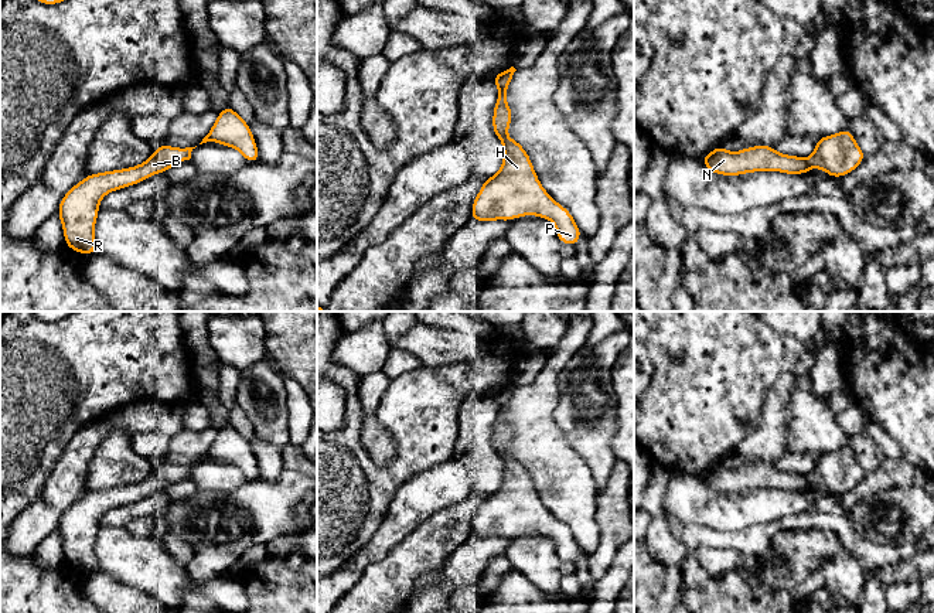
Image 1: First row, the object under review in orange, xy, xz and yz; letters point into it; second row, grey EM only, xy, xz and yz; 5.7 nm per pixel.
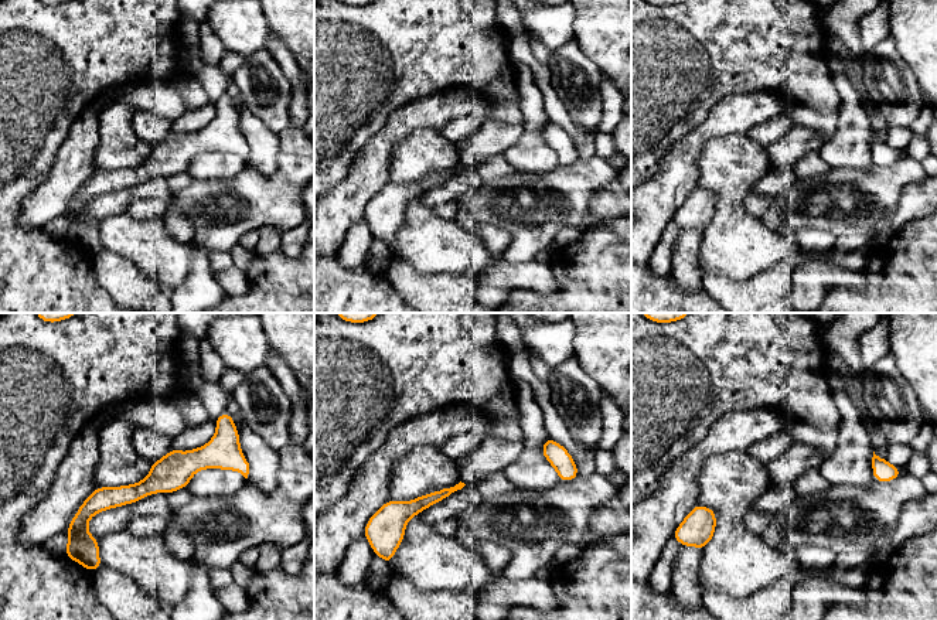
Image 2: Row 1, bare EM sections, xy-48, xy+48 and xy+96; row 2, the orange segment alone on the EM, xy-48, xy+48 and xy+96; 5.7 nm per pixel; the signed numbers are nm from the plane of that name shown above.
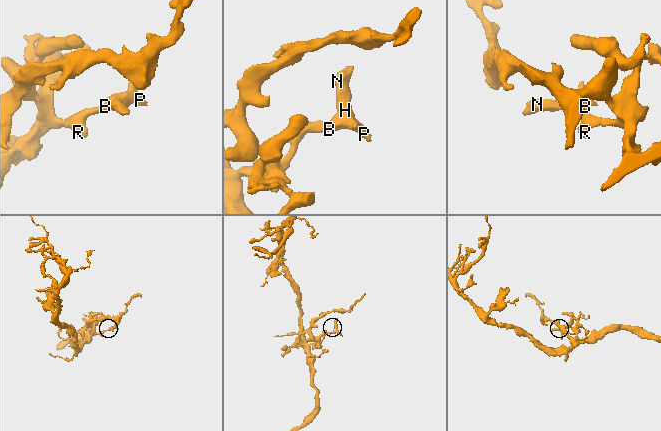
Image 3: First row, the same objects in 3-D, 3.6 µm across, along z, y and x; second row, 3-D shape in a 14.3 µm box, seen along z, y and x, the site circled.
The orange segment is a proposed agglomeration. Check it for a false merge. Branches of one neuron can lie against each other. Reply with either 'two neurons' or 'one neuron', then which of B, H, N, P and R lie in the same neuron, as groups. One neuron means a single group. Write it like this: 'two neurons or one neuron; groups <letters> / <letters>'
one neuron; groups B H N P R

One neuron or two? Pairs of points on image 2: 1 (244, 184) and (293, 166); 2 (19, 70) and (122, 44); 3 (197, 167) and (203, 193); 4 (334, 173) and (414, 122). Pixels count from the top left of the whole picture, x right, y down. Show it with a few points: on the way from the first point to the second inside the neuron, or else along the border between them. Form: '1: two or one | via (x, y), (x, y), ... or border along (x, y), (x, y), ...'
1: one | via (256, 184), (275, 184), (280, 179)
2: one | via (44, 65), (89, 44), (96, 44)
3: two | border along (232, 177), (194, 180)
4: two | border along (372, 135), (351, 164), (347, 176), (331, 187)

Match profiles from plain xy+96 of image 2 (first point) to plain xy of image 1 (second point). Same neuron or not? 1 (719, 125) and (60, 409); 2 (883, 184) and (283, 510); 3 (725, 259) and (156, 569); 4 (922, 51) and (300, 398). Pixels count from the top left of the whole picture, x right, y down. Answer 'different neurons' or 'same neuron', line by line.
1: different neurons
2: same neuron
3: same neuron
4: different neurons

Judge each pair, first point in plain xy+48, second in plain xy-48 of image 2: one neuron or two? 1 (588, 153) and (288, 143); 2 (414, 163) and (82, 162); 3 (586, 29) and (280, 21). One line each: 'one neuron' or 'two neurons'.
1: two neurons
2: two neurons
3: one neuron

